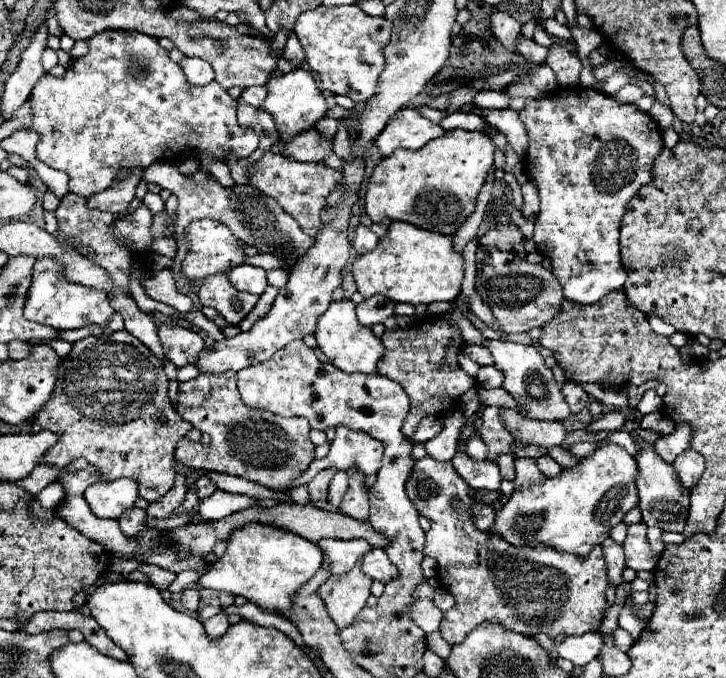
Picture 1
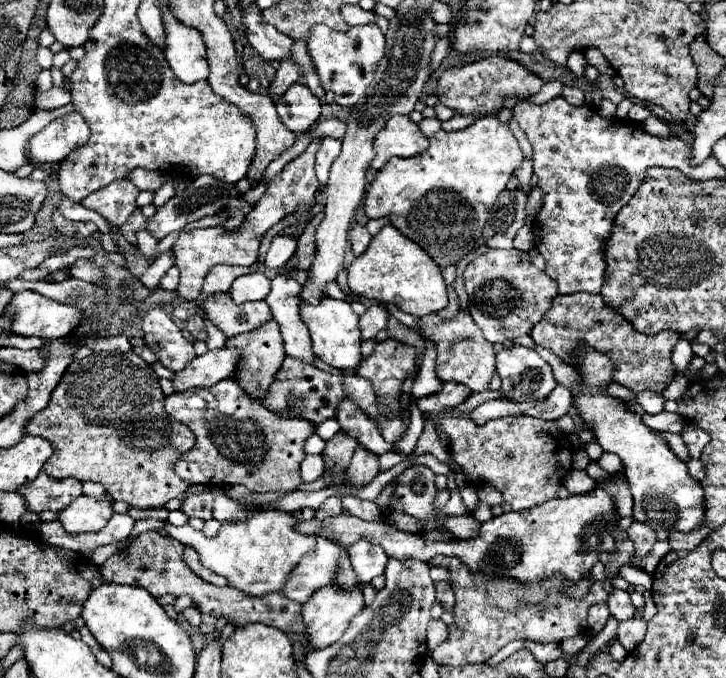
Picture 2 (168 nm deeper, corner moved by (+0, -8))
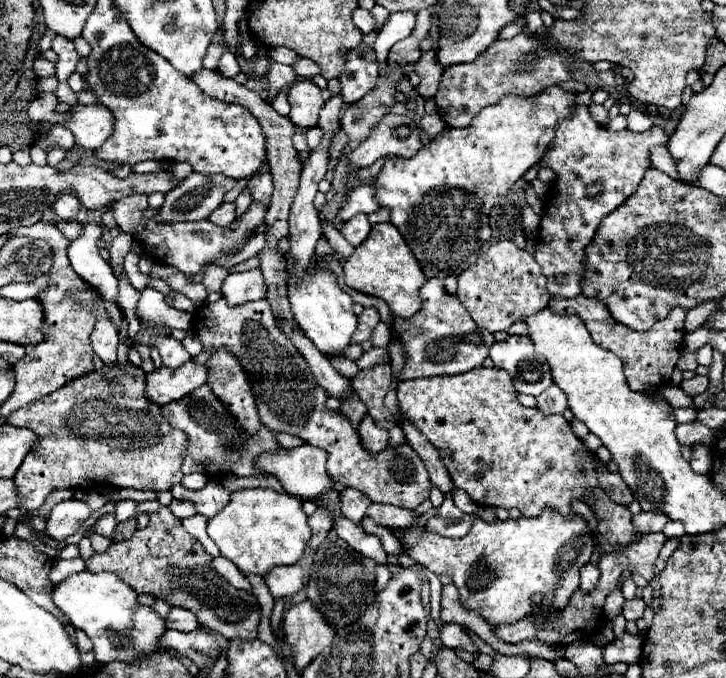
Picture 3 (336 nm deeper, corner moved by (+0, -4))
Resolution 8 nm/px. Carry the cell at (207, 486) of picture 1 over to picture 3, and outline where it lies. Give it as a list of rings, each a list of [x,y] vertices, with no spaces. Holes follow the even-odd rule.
[[[172,500],[170,510],[172,510],[172,514],[176,514],[180,520],[184,520],[184,518],[190,518],[190,516],[196,514],[196,504],[192,504],[190,500]]]

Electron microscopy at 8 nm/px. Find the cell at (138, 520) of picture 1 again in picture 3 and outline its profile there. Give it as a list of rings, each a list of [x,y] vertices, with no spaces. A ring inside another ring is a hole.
[[[104,514],[104,516],[100,516],[100,518],[96,520],[96,524],[92,526],[92,530],[94,530],[96,534],[108,538],[108,536],[116,530],[116,526],[118,526],[116,516],[114,516],[114,514]]]

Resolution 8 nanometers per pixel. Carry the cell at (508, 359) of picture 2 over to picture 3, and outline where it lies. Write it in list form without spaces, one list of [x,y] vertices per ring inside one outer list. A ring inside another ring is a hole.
[[[508,336],[508,340],[496,342],[490,348],[490,358],[496,368],[502,368],[512,376],[516,392],[538,396],[552,386],[550,366],[544,356],[534,350],[528,336]]]

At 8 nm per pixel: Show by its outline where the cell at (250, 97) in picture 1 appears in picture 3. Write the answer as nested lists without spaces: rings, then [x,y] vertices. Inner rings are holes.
[[[296,58],[292,68],[298,78],[314,78],[320,72],[320,68],[316,68],[316,64],[312,64],[312,60],[308,58]]]

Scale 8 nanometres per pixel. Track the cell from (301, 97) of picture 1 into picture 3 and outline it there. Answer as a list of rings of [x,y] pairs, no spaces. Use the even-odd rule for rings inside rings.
[[[296,80],[288,90],[290,120],[300,128],[314,128],[318,124],[318,114],[324,106],[322,92],[312,80]]]

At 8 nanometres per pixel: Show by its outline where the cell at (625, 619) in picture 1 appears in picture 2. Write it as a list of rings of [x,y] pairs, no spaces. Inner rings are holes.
[[[612,590],[610,592],[607,605],[610,614],[619,622],[634,617],[634,608],[630,604],[630,594],[624,590]]]

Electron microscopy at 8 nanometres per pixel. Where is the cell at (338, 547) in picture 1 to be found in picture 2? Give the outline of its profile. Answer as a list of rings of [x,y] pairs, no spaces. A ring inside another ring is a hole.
[[[318,538],[316,540],[316,548],[314,552],[310,552],[308,556],[304,556],[304,560],[300,560],[300,564],[296,564],[296,568],[292,568],[290,576],[288,576],[288,584],[284,586],[284,596],[288,596],[290,600],[298,600],[300,604],[304,604],[316,590],[332,584],[332,578],[338,570],[338,560],[340,560],[340,554],[338,554],[338,544],[332,544],[332,540],[328,538]]]

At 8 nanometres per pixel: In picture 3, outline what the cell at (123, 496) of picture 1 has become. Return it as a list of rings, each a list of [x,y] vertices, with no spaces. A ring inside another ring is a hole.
[[[68,498],[56,504],[46,520],[46,534],[58,542],[78,532],[78,528],[92,516],[86,500]]]

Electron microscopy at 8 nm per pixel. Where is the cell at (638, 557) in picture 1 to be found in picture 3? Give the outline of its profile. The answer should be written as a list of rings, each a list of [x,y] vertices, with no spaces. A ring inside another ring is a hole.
[[[640,512],[640,514],[632,516],[632,526],[638,532],[660,532],[666,522],[668,522],[668,518],[660,516],[658,512]]]

